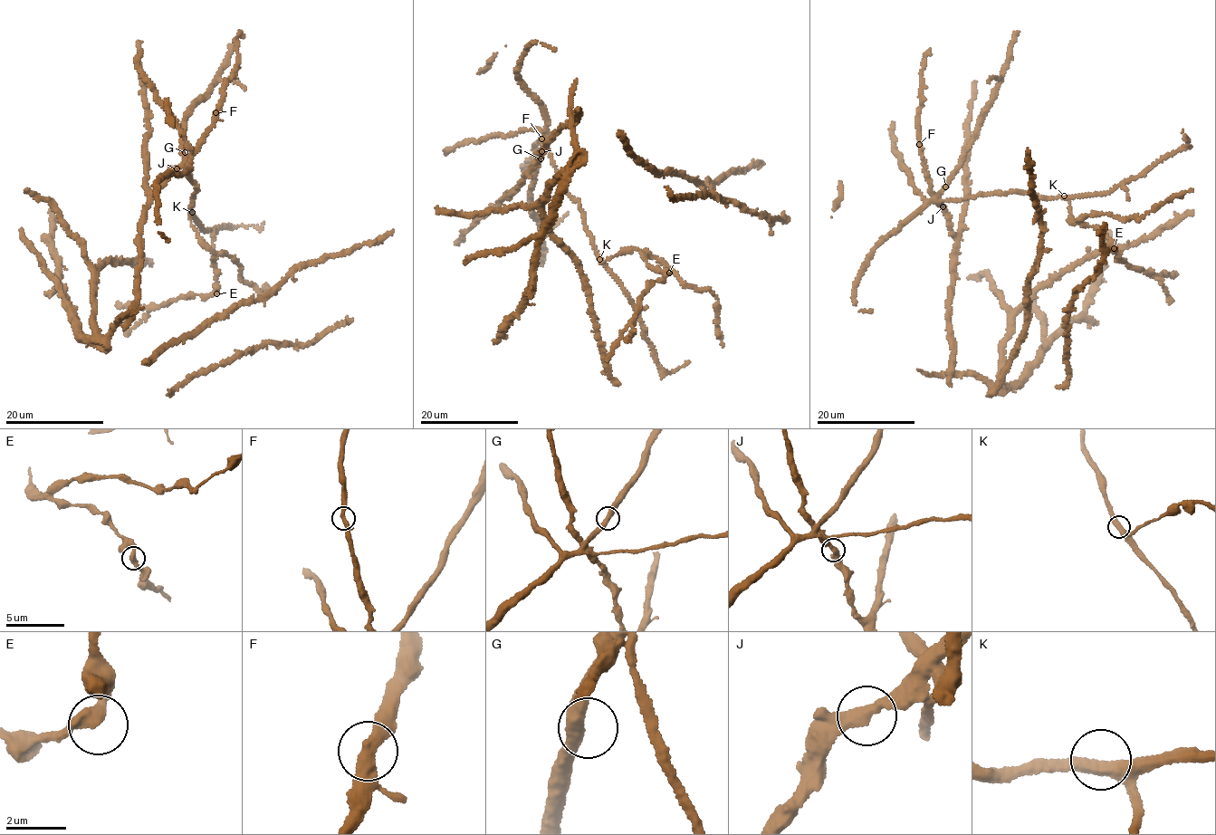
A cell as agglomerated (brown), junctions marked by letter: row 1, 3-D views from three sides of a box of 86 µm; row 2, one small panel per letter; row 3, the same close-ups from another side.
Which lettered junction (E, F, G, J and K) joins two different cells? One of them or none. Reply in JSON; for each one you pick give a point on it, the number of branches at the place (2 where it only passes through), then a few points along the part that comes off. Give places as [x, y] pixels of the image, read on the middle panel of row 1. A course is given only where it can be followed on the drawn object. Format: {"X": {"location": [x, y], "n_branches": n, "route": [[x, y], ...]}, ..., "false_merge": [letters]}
{"false_merge": []}

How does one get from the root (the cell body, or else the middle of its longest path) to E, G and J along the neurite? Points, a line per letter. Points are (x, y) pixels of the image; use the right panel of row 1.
E: (949, 307), (957, 243), (939, 202), (1002, 192), (1063, 198), (1069, 201), (1073, 223), (1099, 229), (1114, 248)
G: (949, 307), (957, 243), (938, 196), (945, 187)
J: (949, 307), (957, 243), (943, 206)

